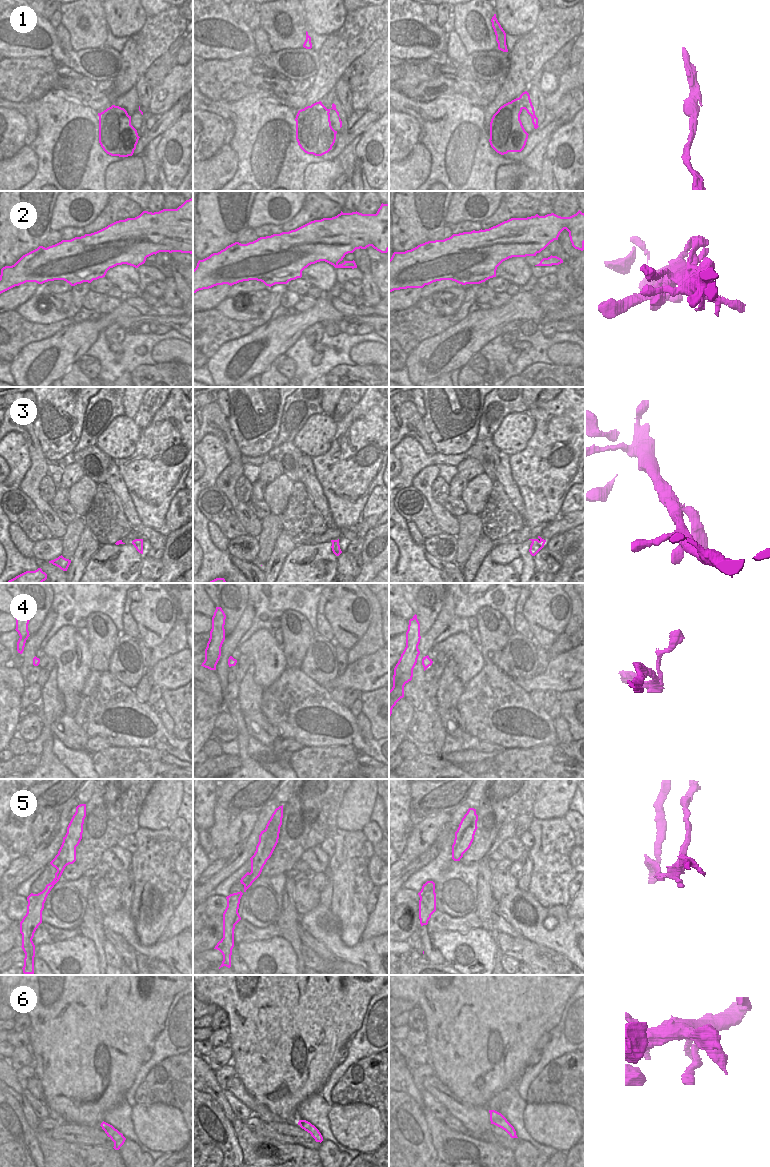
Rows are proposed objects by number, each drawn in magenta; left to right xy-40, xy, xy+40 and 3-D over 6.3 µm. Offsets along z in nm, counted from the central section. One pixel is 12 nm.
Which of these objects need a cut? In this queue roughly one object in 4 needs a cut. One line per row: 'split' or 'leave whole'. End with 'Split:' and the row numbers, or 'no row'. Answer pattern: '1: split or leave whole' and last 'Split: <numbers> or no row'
1: split
2: leave whole
3: leave whole
4: leave whole
5: split
6: leave whole
Split: 1, 5

